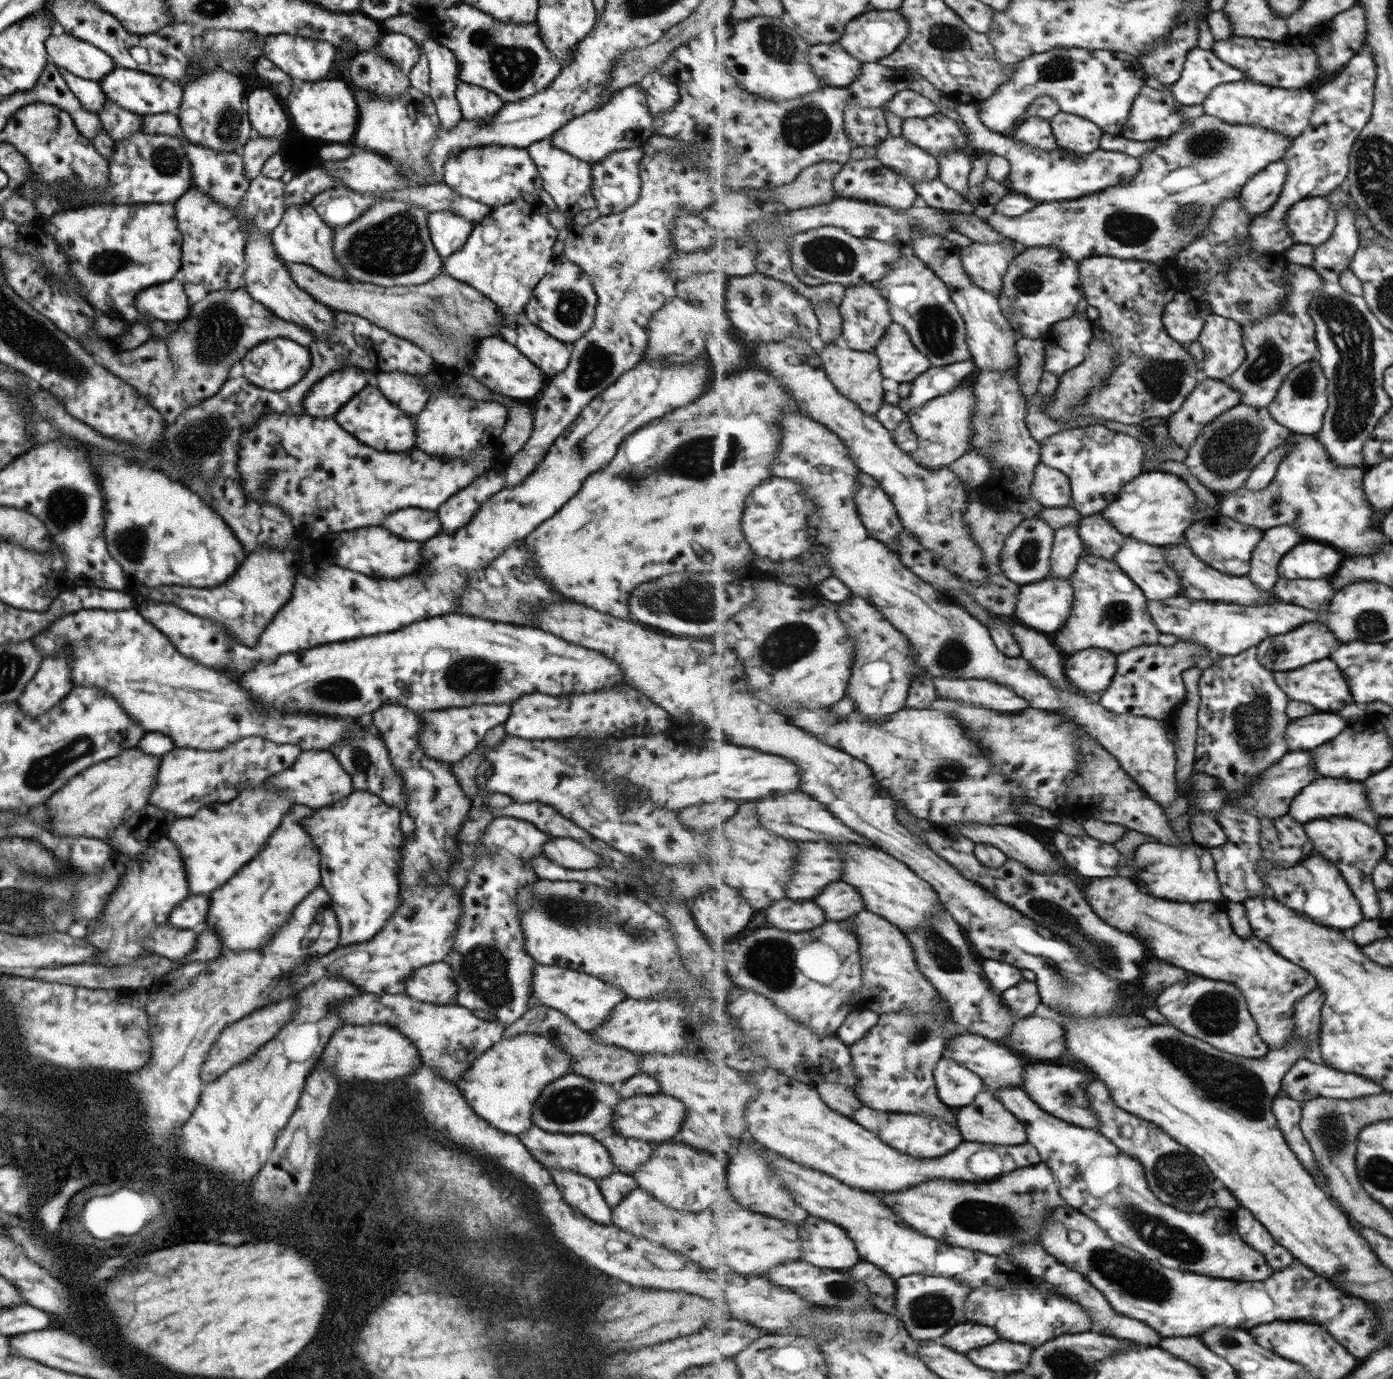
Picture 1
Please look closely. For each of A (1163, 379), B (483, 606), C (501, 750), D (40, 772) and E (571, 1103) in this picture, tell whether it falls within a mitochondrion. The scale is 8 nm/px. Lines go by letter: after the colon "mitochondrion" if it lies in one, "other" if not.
A: mitochondrion
B: mitochondrion
C: other
D: mitochondrion
E: mitochondrion

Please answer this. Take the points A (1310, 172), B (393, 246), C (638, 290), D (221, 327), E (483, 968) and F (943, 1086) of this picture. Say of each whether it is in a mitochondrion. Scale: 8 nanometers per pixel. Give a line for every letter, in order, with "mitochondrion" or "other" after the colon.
A: other
B: mitochondrion
C: other
D: mitochondrion
E: mitochondrion
F: other

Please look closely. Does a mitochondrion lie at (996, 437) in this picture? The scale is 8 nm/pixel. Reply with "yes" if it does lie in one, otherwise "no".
yes

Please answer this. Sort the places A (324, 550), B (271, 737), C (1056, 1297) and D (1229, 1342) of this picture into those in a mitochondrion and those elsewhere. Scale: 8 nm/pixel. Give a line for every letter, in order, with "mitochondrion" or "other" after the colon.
A: other
B: other
C: other
D: mitochondrion

